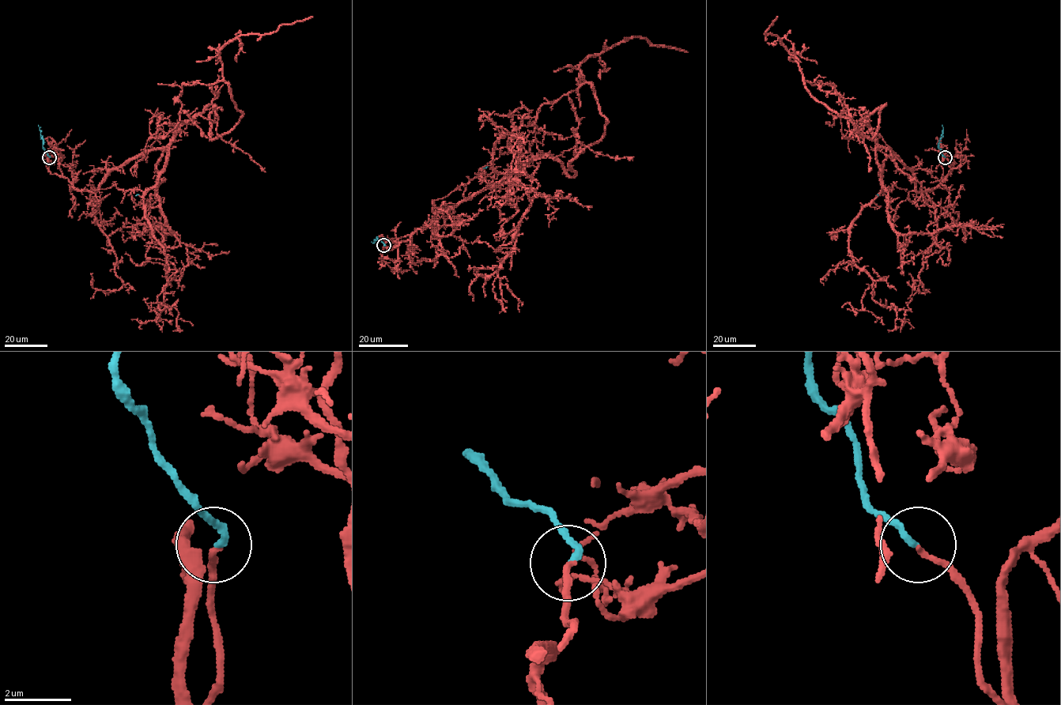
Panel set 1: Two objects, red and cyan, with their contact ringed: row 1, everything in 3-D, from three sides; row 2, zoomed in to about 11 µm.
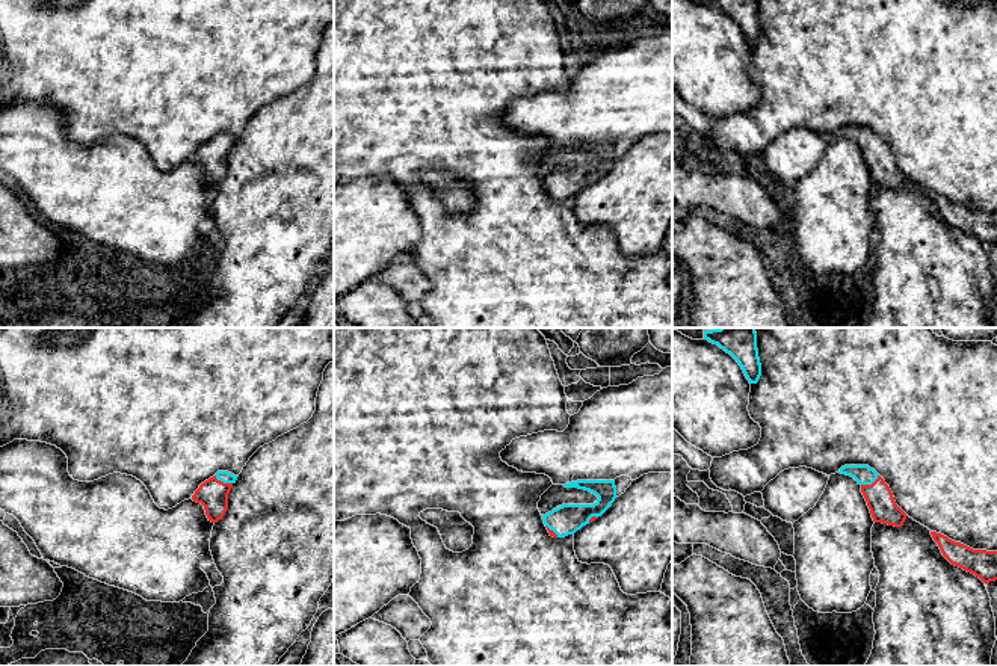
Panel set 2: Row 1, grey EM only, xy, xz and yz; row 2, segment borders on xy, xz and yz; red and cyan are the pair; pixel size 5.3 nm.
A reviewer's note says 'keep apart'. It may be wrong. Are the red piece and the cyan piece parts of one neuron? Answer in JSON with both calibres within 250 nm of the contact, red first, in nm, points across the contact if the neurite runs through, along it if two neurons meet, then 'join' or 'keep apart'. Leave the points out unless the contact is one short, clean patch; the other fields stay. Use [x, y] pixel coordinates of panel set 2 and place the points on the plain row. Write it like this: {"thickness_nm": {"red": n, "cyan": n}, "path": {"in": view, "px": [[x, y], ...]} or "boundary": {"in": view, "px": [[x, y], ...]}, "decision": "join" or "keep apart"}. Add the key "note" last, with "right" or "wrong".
{"thickness_nm": {"red": 160, "cyan": 60}, "decision": "keep apart", "note": "right"}

